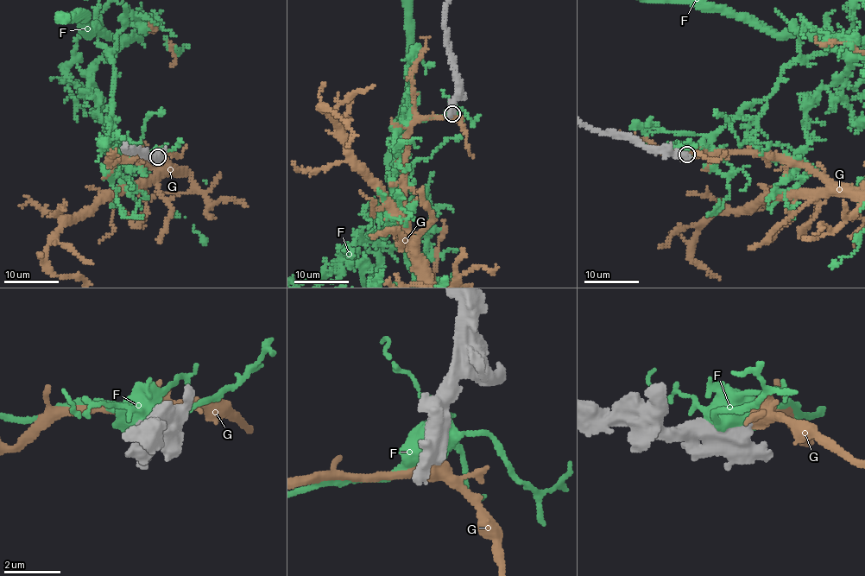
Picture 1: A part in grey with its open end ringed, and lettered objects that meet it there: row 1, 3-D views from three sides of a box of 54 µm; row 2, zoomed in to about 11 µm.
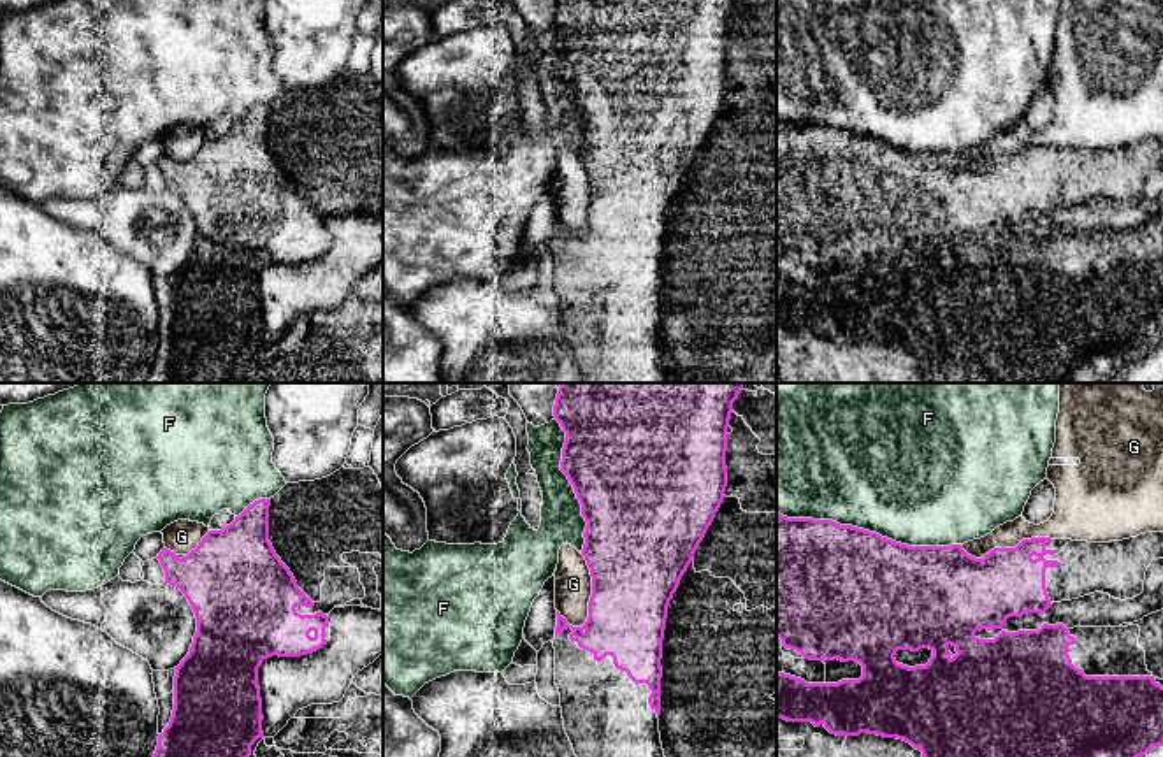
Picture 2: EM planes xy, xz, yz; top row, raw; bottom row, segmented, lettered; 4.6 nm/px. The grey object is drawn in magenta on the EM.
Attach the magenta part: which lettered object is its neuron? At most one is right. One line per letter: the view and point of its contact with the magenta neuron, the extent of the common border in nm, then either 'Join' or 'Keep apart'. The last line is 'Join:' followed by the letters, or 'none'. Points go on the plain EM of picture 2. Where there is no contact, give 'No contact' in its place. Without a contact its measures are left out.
F: Touches magenta at yz (868, 137). Shared border 850 nm. Keep apart
G: Touches magenta at xz (592, 201). Shared border 340 nm. Keep apart
Join: none

